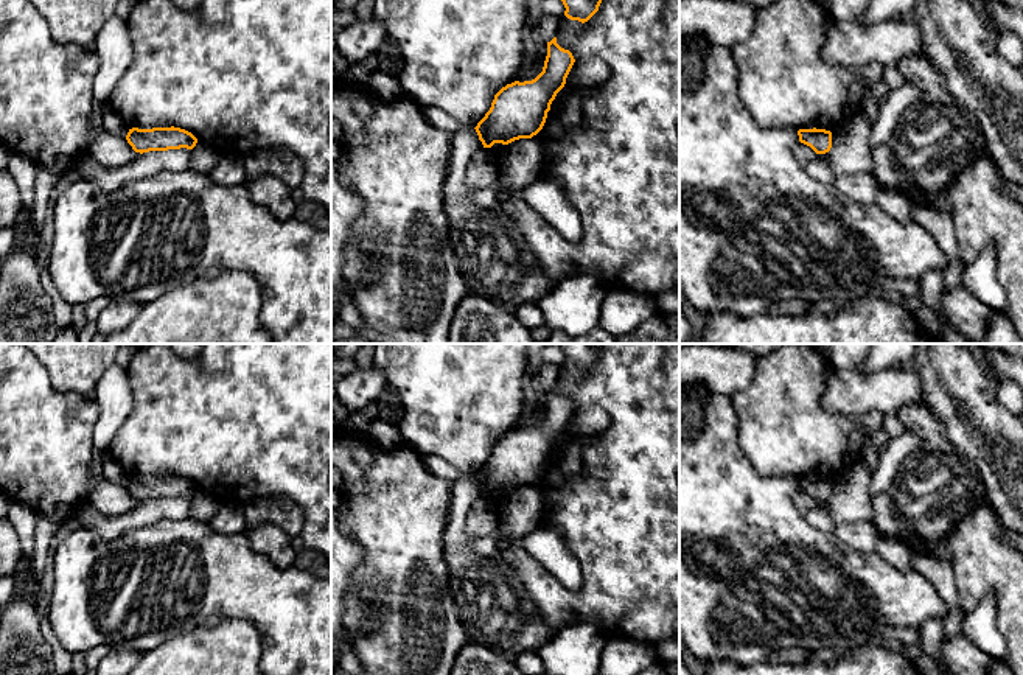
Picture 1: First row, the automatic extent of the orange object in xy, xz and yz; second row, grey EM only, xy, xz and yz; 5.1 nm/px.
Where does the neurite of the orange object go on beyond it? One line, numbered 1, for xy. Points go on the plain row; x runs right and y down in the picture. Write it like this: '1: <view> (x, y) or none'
1: none

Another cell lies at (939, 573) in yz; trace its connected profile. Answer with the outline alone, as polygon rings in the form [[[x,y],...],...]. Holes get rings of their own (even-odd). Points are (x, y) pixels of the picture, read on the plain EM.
[[[916,555],[913,571],[928,579],[950,608],[959,605],[956,580],[951,566],[944,560]]]

